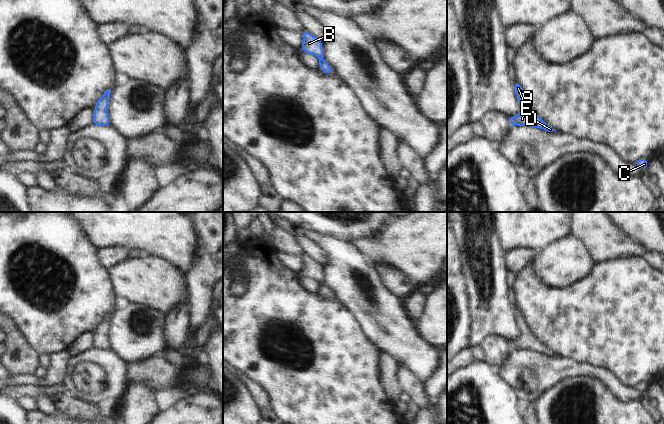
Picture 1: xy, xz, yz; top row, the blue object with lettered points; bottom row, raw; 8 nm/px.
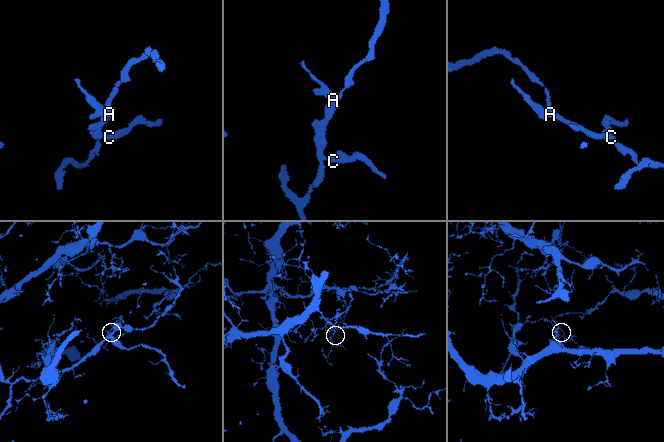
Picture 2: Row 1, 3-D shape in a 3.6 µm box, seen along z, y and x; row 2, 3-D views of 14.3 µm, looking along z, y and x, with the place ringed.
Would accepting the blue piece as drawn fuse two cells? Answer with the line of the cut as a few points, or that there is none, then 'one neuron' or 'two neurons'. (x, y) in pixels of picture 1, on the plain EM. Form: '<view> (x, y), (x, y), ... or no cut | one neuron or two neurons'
no cut | one neuron

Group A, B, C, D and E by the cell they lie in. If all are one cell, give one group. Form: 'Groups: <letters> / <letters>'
Groups: A B C D E.

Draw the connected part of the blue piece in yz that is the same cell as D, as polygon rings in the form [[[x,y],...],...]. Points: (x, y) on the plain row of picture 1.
[[[518,307],[515,308],[515,318],[522,335],[515,340],[507,341],[510,348],[513,350],[532,350],[548,356],[556,355],[532,334],[531,329],[527,326],[528,324],[522,311]]]

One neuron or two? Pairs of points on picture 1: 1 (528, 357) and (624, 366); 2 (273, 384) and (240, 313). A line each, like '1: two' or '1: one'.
1: two
2: one

